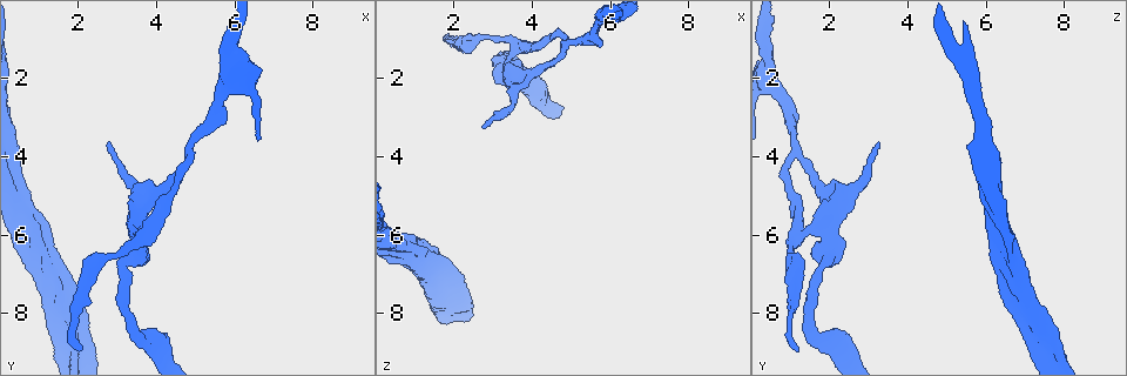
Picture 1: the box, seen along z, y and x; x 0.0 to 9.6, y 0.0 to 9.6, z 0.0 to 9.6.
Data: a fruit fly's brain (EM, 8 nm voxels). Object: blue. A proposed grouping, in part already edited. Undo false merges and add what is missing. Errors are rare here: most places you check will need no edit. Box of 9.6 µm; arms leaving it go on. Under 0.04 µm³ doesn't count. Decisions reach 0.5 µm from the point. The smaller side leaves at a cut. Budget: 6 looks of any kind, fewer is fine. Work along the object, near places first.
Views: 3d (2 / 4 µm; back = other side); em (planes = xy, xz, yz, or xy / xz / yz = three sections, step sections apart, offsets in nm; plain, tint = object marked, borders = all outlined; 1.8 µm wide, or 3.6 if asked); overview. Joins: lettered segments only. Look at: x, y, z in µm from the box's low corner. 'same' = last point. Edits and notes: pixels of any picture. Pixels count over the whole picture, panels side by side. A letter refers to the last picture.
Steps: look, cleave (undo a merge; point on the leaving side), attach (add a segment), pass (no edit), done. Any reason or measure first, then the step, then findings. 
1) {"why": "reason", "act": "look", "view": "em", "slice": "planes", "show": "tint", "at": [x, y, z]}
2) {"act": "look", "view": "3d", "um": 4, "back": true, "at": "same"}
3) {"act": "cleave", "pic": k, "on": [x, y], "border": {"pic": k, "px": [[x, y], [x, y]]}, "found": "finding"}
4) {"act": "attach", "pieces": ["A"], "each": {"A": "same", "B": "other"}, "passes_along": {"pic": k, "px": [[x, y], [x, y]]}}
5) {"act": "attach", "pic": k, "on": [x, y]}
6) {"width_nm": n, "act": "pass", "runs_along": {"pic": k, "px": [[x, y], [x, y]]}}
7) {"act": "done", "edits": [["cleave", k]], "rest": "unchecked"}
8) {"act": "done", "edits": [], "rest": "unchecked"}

{"why": "branch stops here", "act": "look", "view": "3d", "um": 4, "back": true, "at": [2.05, 8.95, 1.20]}

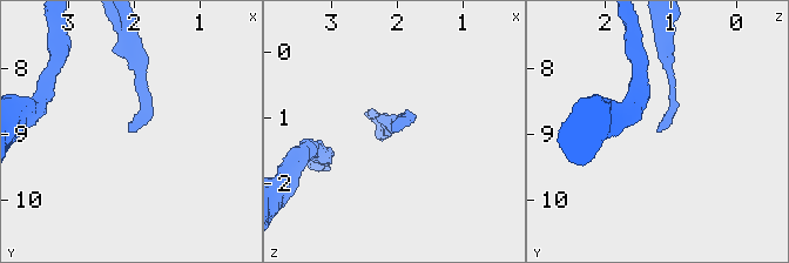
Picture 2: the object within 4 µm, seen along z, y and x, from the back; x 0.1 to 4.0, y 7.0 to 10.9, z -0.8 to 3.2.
{"why": "need the tissue", "act": "look", "view": "em", "slice": "planes", "show": "borders", "at": [2.05, 8.95, 1.25]}

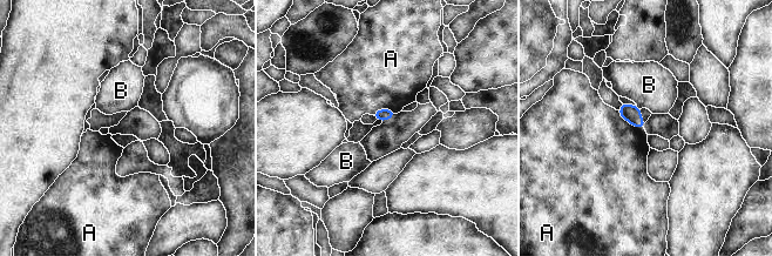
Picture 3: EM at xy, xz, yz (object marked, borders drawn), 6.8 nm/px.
{"act": "pass", "each": {"A": "other", "B": "other"}, "found": "none of them fits"}

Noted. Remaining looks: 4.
{"why": "free end", "act": "look", "view": "3d", "um": 2, "back": true, "at": [2.80, 3.60, 3.30]}

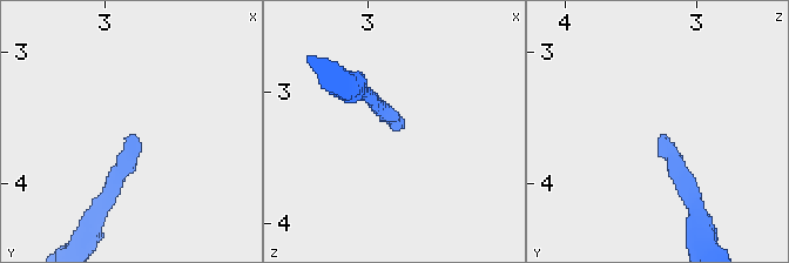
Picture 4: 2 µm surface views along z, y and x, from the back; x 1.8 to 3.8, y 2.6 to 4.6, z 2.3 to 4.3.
{"act": "look", "view": "em", "slice": "xz", "step": 8, "show": "tint", "at": [2.80, 3.62, 3.30]}

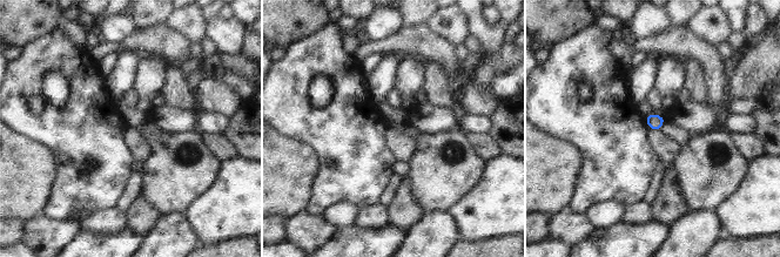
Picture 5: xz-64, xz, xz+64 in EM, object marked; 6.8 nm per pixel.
{"act": "look", "view": "em", "slice": "planes", "show": "borders", "at": "same"}

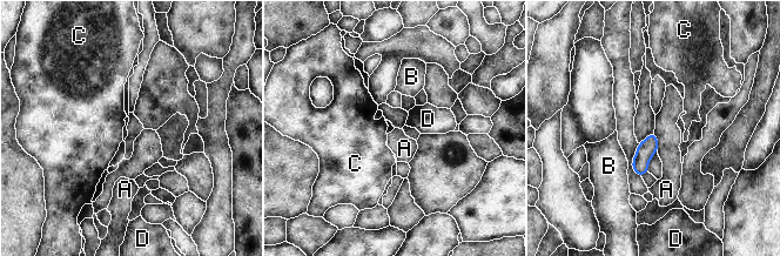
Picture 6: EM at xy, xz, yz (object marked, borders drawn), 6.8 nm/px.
{"act": "pass", "each": {"A": "other", "B": "other", "C": "other", "D": "other"}, "border": {"pic": 6, "px": [[654, 132], [658, 150]]}, "found": "none of them fits"}

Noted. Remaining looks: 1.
{"act": "done", "edits": [], "rest": "unchecked"}

